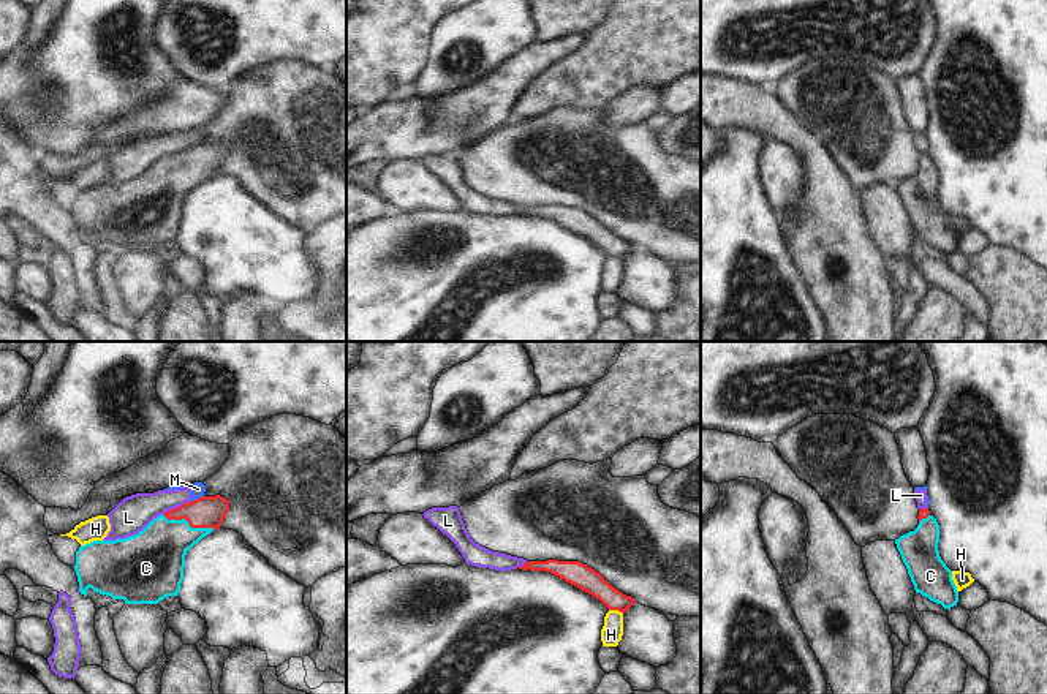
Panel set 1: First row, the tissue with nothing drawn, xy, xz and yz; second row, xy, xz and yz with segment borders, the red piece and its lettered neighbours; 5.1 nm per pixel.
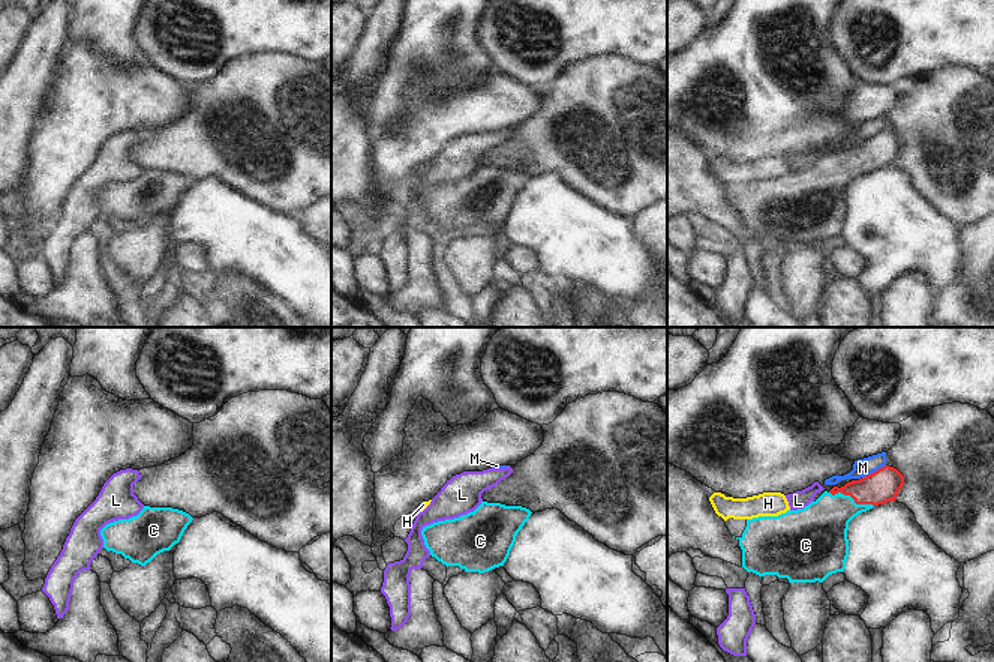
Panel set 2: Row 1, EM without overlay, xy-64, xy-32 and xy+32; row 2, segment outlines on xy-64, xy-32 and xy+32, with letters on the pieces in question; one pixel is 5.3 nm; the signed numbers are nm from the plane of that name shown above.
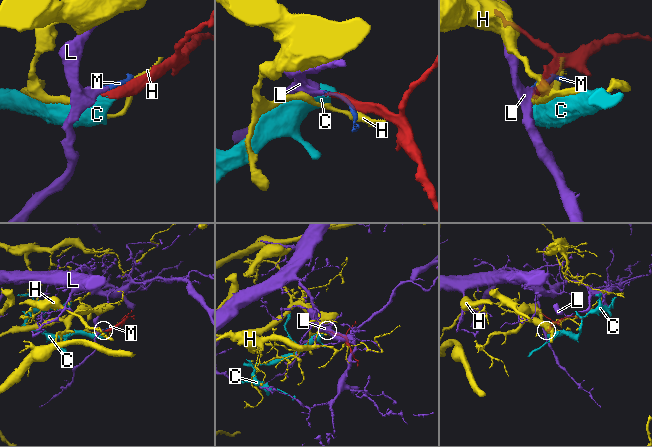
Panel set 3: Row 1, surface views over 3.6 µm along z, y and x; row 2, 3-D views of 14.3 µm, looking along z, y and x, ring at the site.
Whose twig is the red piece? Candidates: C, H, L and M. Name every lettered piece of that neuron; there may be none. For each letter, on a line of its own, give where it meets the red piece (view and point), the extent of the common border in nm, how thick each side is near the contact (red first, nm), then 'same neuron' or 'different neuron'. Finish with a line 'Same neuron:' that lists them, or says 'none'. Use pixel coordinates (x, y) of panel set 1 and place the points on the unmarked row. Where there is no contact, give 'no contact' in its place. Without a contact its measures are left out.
C: contact xy (188, 168); length 280 nm; calibres 160 and 300 nm; same neuron
H: contact xz (616, 255); length 80 nm; calibres 120 and 110 nm; different neuron
L: contact xy (177, 154); length 150 nm; calibres 160 and 180 nm; different neuron
M: contact xy (198, 144); length 80 nm; calibres 160 and 70 nm; different neuron
Same neuron: C

